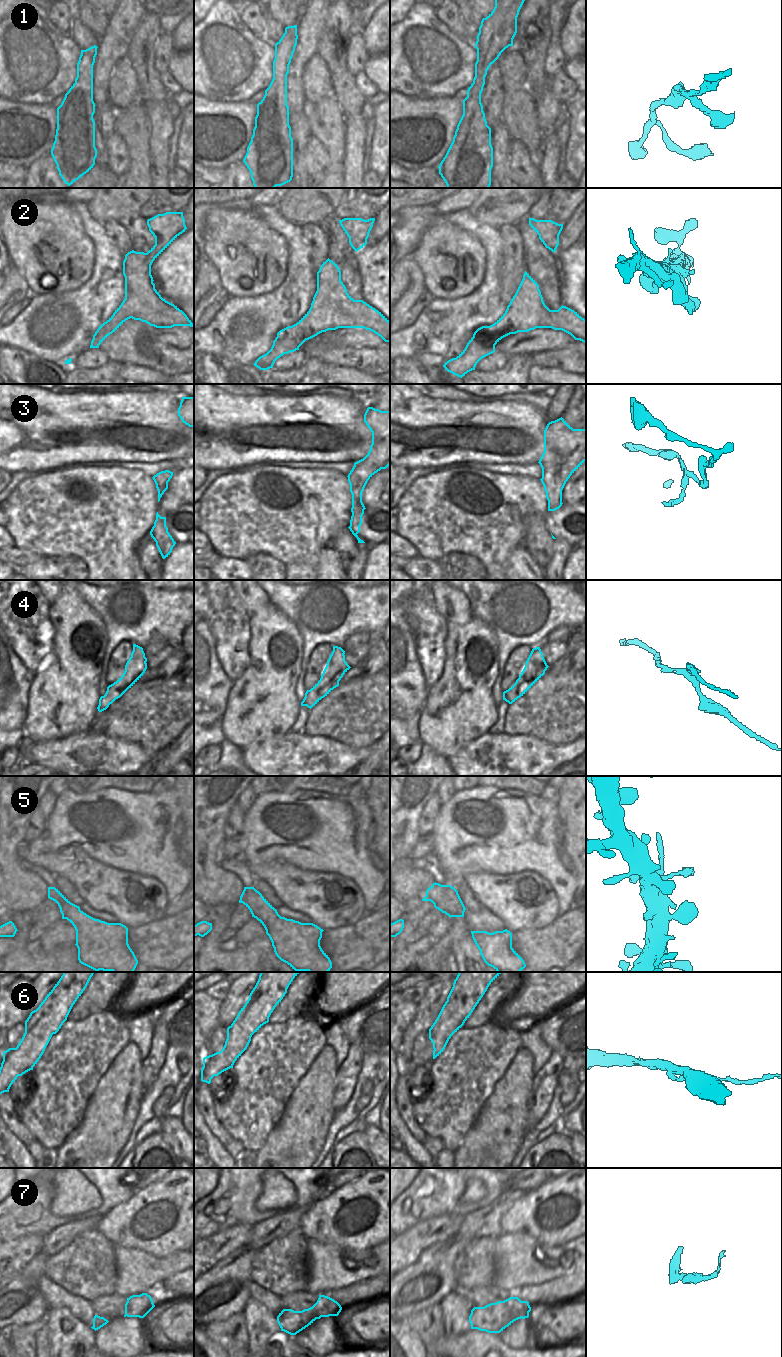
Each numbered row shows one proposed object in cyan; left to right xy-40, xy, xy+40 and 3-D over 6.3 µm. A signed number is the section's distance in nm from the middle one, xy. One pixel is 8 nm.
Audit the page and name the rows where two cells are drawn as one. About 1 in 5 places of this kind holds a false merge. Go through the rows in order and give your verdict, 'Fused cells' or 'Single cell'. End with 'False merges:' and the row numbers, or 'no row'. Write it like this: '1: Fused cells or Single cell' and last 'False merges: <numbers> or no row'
1: Single cell
2: Single cell
3: Single cell
4: Fused cells
5: Single cell
6: Fused cells
7: Fused cells
False merges: 4, 6, 7

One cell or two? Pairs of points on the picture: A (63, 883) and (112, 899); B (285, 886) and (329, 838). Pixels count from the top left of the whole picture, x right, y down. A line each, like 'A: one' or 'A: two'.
A: two
B: two

